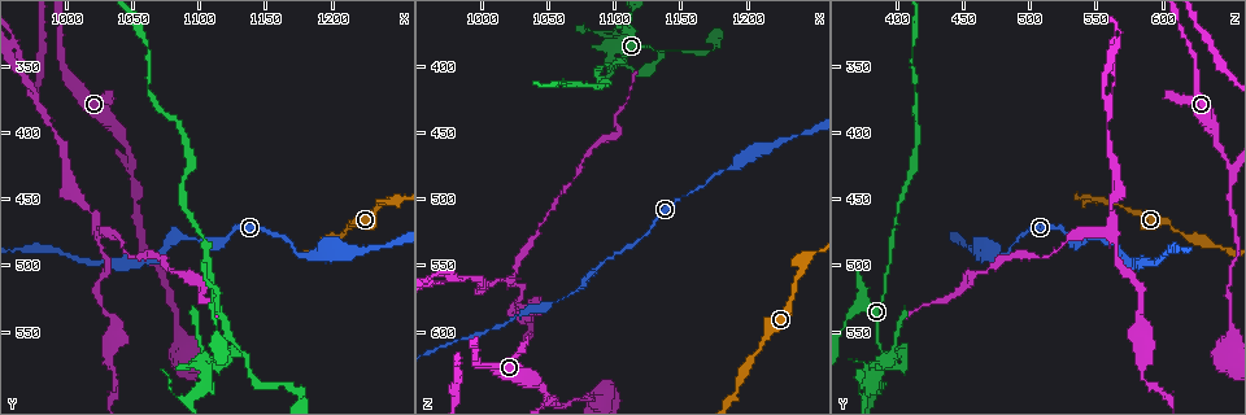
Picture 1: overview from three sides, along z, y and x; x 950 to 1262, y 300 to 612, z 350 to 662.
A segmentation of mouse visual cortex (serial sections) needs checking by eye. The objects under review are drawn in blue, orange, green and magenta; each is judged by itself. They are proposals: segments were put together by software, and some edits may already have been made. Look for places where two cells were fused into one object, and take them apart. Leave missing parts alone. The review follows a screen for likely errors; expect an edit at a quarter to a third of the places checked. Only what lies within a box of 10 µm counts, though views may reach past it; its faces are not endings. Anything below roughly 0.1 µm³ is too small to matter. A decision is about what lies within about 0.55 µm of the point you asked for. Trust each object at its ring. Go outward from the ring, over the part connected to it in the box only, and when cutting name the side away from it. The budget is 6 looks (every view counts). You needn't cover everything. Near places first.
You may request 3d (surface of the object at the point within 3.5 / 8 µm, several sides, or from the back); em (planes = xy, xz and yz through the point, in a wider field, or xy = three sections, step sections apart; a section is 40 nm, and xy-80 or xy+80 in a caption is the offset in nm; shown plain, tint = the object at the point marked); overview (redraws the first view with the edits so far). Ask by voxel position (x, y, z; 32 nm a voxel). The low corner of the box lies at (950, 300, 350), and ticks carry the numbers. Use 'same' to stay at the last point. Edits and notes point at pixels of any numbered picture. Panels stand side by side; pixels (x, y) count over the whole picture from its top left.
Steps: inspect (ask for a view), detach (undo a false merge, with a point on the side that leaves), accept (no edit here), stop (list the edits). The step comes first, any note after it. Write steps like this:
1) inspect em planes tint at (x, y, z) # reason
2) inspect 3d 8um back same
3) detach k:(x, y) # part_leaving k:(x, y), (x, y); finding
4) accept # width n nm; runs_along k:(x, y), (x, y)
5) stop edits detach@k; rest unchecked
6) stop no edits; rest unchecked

inspect 3d 3.5um at (1048, 412, 642) # thin arm on a thick one

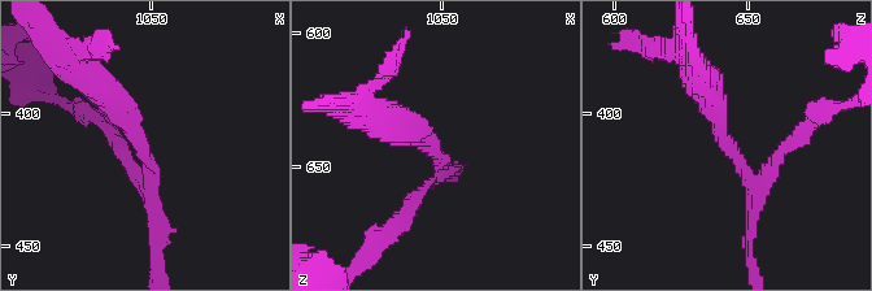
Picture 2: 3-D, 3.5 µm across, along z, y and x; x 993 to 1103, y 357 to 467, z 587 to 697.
inspect em xy step 2 tint at (1047, 412, 643)

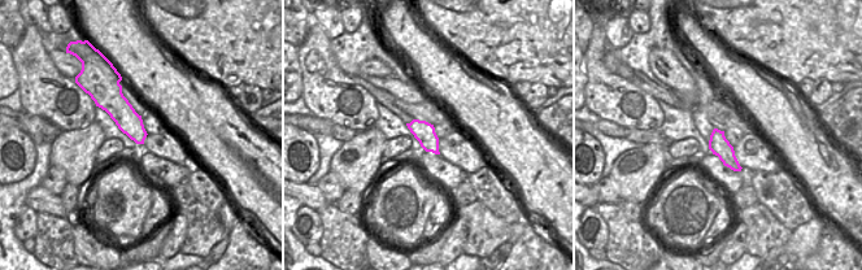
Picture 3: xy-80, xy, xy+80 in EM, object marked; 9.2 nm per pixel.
detach 2:(120, 144) # arms 3; two cells meet here

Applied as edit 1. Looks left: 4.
inspect overview

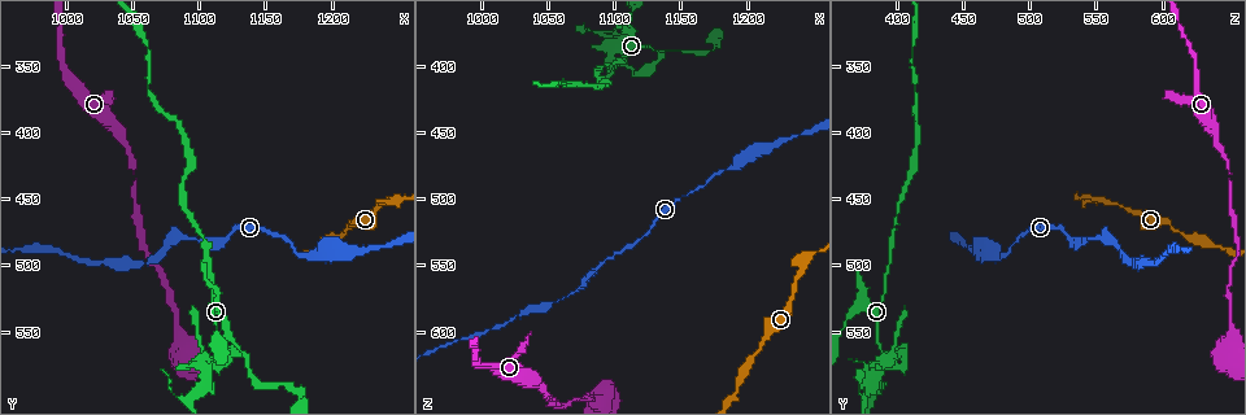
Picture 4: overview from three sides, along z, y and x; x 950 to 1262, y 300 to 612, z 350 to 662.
inspect 3d 3.5um at (1168, 592, 390) # sharp bend

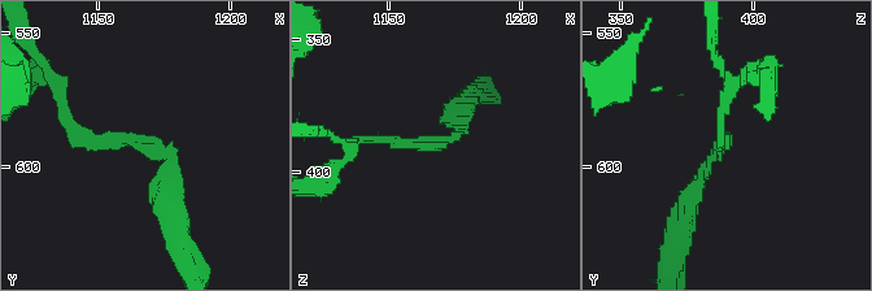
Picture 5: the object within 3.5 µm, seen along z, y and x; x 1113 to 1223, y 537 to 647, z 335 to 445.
inspect em planes tint at (1169, 591, 391) # arm_widths 150, 200 nm

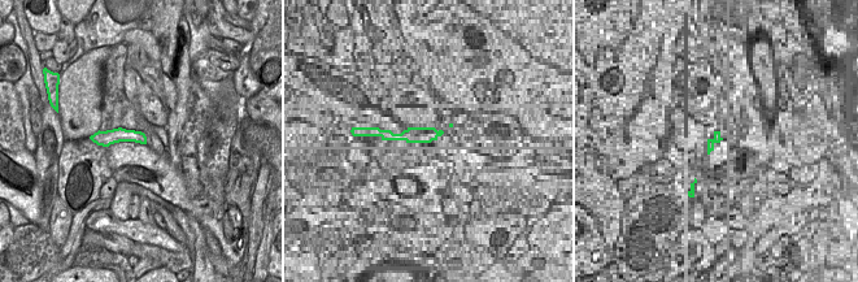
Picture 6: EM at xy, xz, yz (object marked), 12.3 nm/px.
accept # all the same cell

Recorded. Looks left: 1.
stop edits detach@2; rest unchecked

